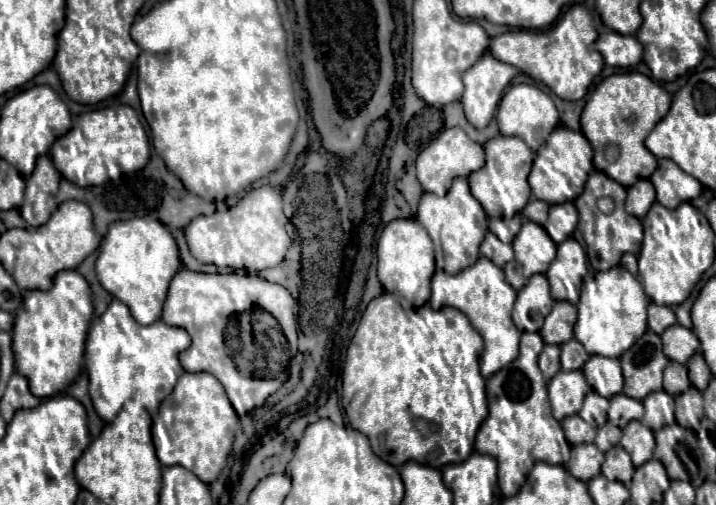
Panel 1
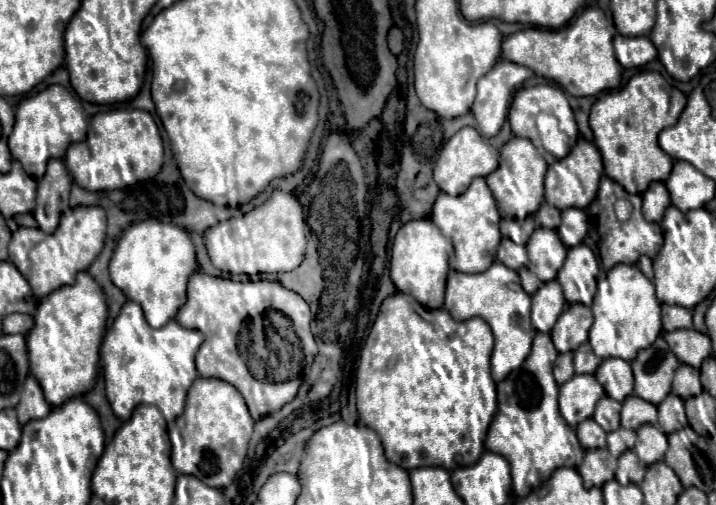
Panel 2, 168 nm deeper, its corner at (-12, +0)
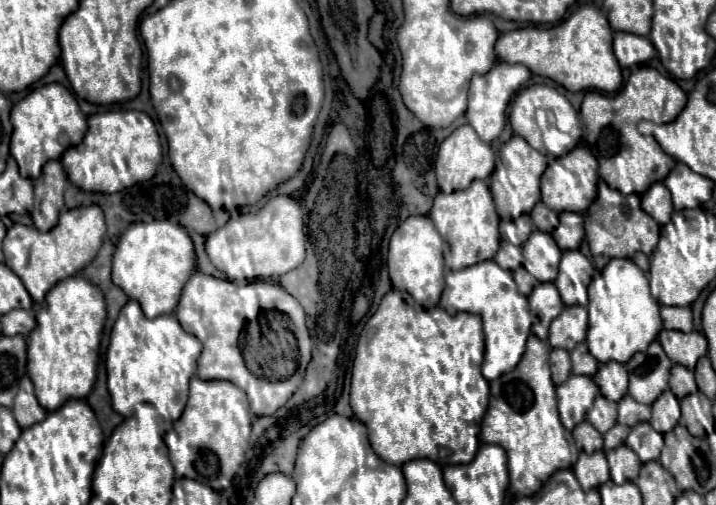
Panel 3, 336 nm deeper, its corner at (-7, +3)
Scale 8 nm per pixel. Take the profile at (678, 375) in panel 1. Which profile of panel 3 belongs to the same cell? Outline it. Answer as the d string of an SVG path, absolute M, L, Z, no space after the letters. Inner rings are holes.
M673 365L671 369L671 379L669 379L669 389L675 393L675 397L683 399L685 395L697 393L697 385L695 385L695 377L693 373L683 367L683 365Z

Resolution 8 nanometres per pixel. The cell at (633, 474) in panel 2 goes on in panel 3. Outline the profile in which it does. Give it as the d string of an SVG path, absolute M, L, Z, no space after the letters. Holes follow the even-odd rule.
M621 445L619 449L611 449L605 455L607 455L607 461L609 461L611 481L615 485L623 485L627 481L637 479L639 469L641 469L641 461L639 461L639 457L635 457L635 453L631 449Z

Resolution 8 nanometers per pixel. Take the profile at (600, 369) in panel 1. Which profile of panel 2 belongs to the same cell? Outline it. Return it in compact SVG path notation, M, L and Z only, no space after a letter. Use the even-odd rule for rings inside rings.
M620 358L604 360L596 370L596 380L600 380L606 394L618 402L624 402L624 398L632 394L634 376L626 360L620 360Z

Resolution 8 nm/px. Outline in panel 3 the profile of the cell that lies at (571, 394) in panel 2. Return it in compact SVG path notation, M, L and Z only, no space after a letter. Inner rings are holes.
M571 375L563 385L557 387L557 403L559 415L565 429L573 429L585 419L587 409L593 405L599 387L591 377Z

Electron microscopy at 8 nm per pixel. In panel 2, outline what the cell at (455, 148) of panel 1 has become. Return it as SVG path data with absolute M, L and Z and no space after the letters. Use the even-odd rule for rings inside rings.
M462 128L444 144L444 148L436 160L436 166L434 166L434 180L442 192L458 196L468 188L472 178L488 176L496 168L498 168L498 150L494 146L482 142L480 134L474 128Z

